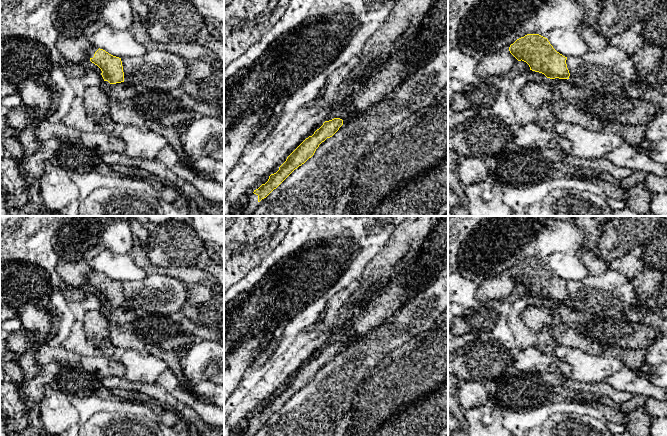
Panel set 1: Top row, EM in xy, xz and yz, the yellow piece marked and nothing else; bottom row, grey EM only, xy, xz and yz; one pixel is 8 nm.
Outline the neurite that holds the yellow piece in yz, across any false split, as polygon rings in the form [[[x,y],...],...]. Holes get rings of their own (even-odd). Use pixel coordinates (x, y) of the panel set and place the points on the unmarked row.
[[[527,258],[509,271],[510,277],[526,286],[530,294],[544,298],[550,303],[569,303],[567,281],[557,276],[547,262],[539,258]]]

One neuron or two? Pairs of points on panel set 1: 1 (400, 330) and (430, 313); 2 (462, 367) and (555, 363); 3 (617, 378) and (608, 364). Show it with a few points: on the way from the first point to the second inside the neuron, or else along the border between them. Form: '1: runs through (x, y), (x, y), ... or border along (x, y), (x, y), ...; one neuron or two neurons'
1: runs through (407, 323), (420, 313), (423, 313); one neuron
2: runs through (485, 380), (492, 387), (510, 387), (532, 365); one neuron
3: border along (624, 366), (604, 380); two neurons

